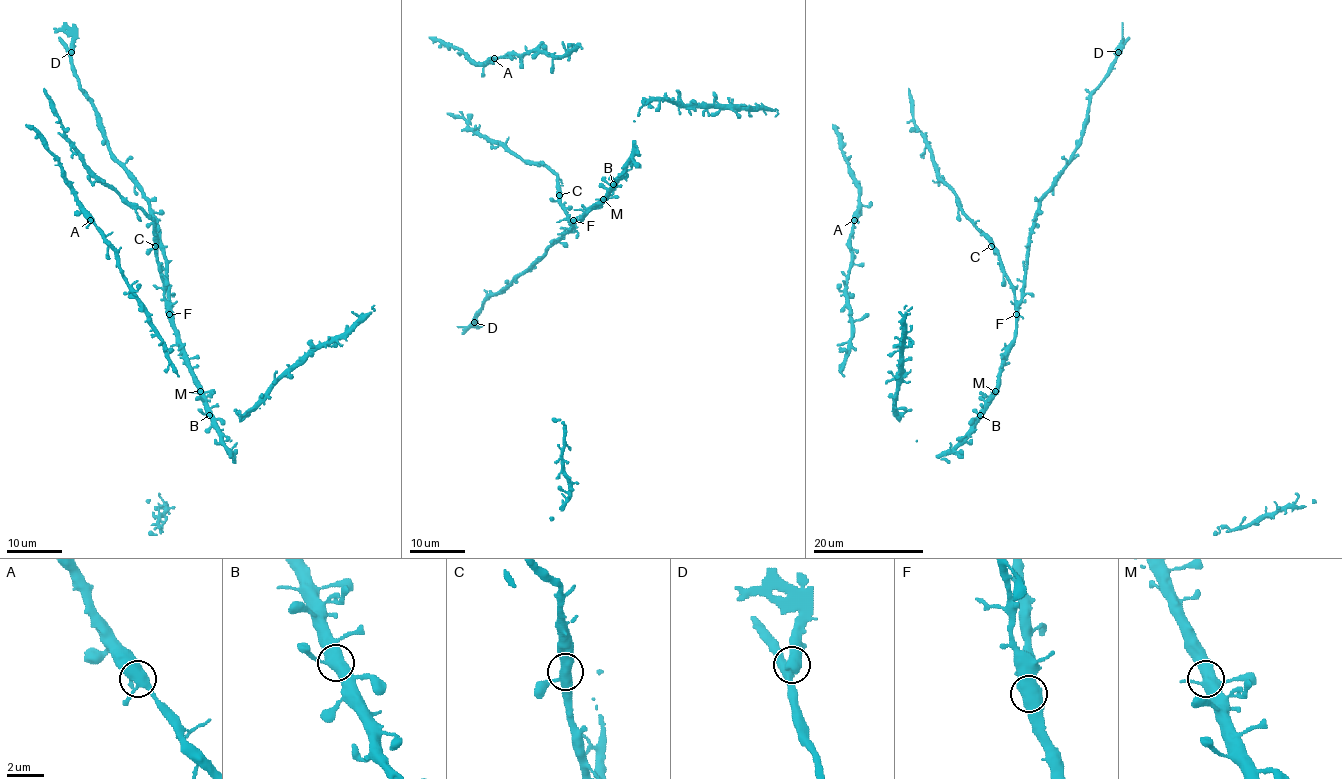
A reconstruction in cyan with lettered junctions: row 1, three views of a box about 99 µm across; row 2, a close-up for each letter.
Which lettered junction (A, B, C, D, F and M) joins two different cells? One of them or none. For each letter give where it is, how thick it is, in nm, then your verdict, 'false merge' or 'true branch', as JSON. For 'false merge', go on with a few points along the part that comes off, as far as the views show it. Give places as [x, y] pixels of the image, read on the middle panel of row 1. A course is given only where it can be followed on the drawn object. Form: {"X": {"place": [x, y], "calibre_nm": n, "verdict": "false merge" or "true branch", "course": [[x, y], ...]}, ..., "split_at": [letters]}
{"A": {"place": [494, 58], "calibre_nm": 550, "verdict": "true branch"}, "B": {"place": [613, 184], "calibre_nm": 480, "verdict": "true branch"}, "C": {"place": [559, 195], "calibre_nm": 380, "verdict": "true branch"}, "D": {"place": [474, 322], "calibre_nm": 550, "verdict": "false merge", "course": [[475, 322], [475, 327], [457, 327]]}, "F": {"place": [573, 220], "calibre_nm": 500, "verdict": "true branch"}, "M": {"place": [603, 199], "calibre_nm": 500, "verdict": "true branch"}, "split_at": ["D"]}

